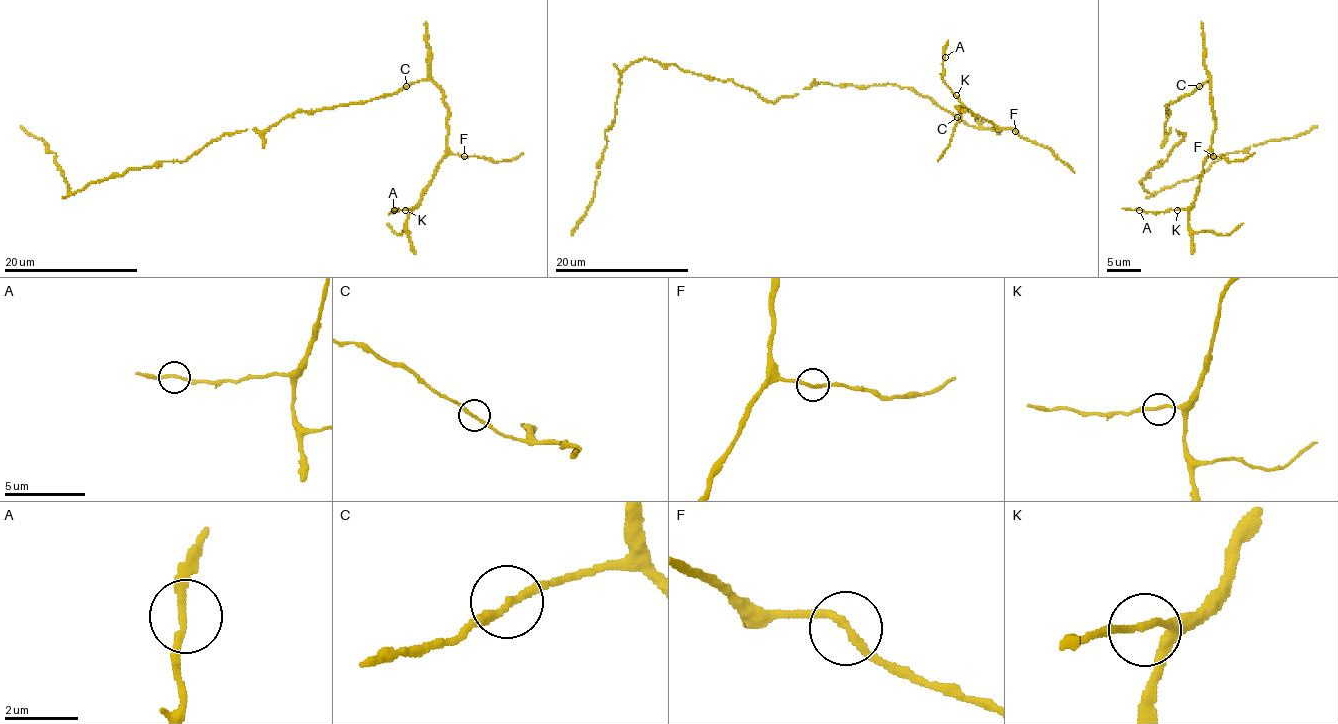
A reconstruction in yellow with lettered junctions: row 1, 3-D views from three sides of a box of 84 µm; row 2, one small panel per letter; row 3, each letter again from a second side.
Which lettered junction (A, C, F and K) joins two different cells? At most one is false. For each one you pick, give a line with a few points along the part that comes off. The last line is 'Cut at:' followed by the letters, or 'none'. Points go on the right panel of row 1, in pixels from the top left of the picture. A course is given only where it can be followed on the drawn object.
Cut at: none

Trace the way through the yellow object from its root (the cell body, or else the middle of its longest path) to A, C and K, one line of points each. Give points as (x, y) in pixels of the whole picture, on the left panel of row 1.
A: (264, 129), (296, 112), (363, 104), (431, 80), (447, 109), (446, 154), (422, 200), (412, 208), (394, 210)
C: (264, 129), (276, 126), (296, 112), (363, 104), (392, 95), (405, 85)
K: (264, 129), (296, 112), (363, 104), (431, 80), (447, 109), (446, 154), (422, 200), (405, 210)

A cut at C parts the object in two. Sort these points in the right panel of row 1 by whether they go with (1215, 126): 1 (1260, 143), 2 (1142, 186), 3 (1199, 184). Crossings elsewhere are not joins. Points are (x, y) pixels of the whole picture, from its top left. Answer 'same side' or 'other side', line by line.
1: other side
2: other side
3: same side

